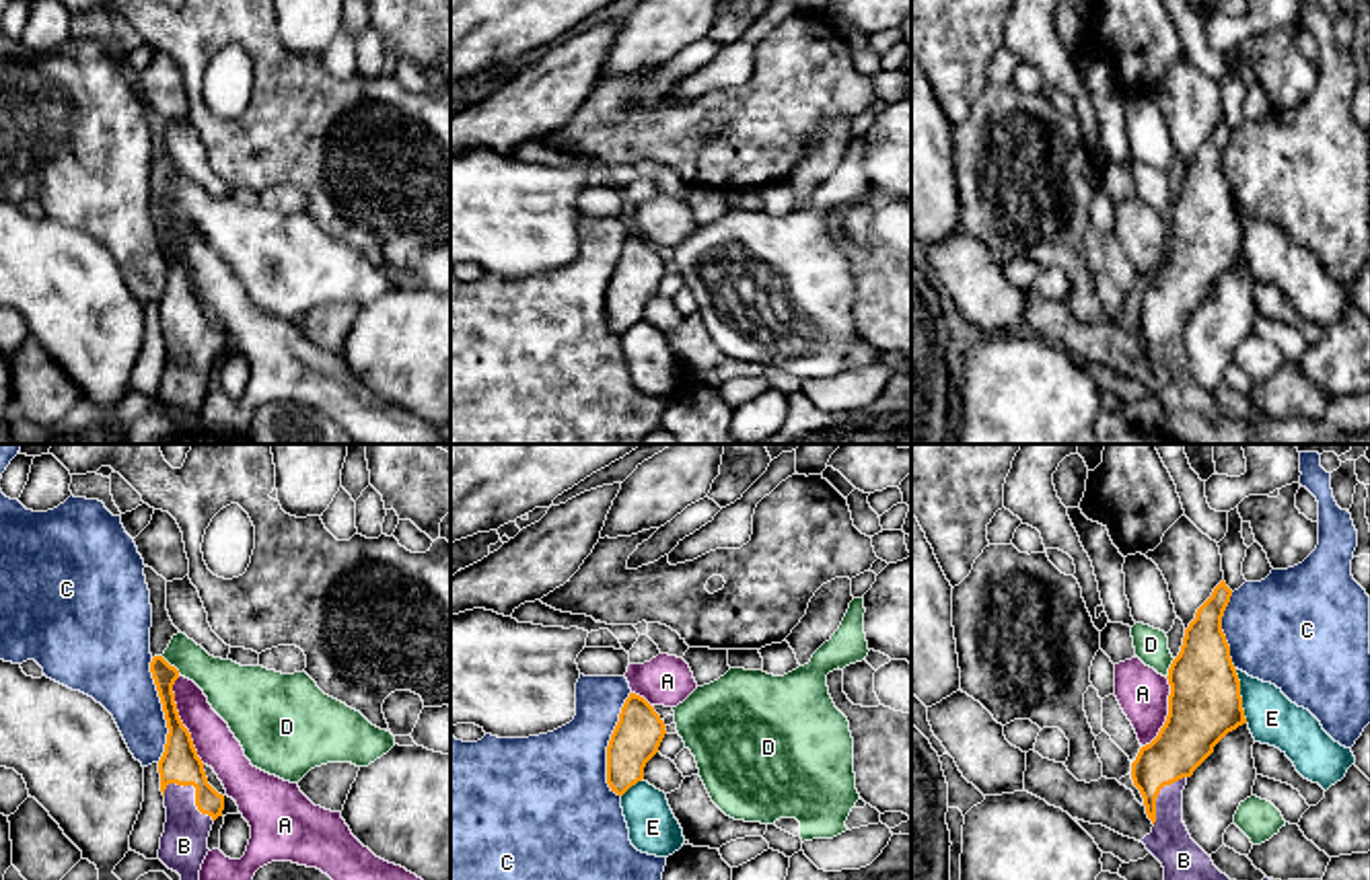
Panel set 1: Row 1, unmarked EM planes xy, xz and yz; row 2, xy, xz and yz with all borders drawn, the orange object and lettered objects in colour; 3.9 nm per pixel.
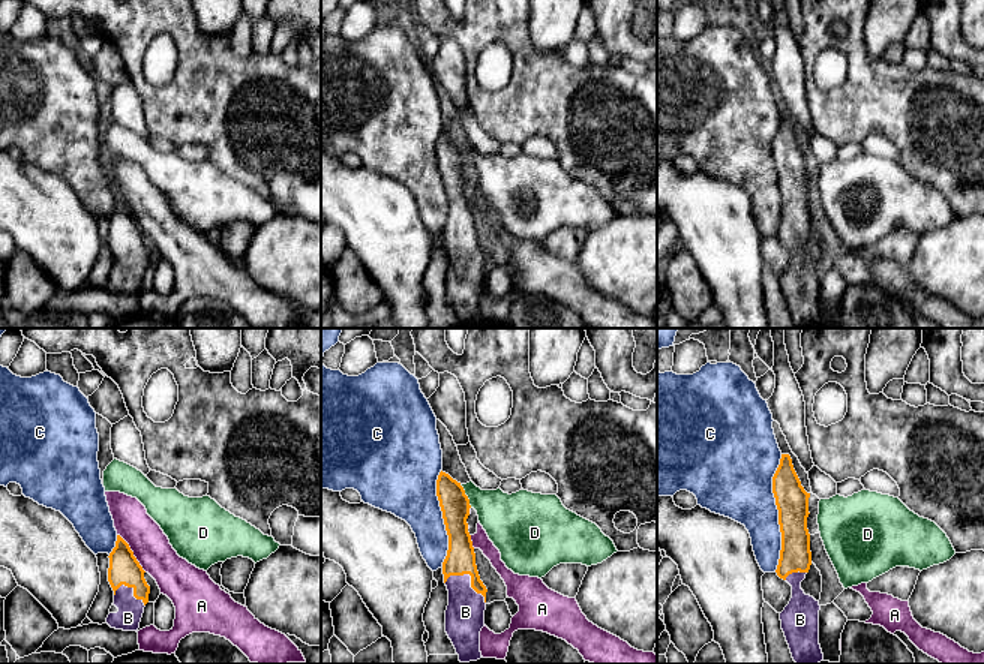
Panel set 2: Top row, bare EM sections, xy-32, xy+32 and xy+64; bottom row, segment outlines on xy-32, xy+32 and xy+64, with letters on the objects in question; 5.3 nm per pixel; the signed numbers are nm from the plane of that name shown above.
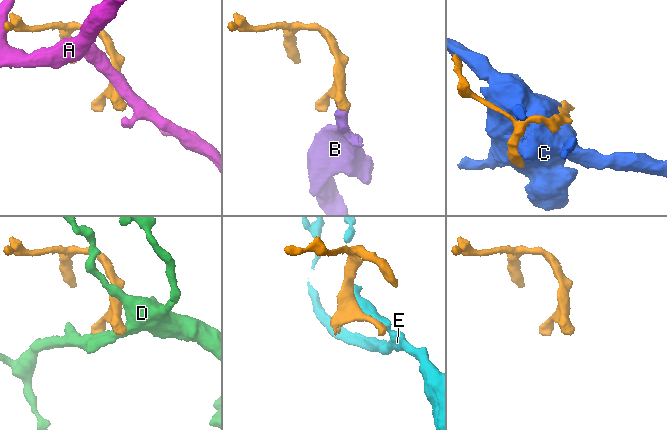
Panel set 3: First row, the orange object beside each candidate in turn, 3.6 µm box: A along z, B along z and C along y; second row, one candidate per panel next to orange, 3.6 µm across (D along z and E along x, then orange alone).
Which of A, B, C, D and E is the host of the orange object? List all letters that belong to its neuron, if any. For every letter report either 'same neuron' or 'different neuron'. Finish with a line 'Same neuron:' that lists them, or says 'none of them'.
A: different neuron
B: same neuron
C: different neuron
D: different neuron
E: different neuron
Same neuron: B

